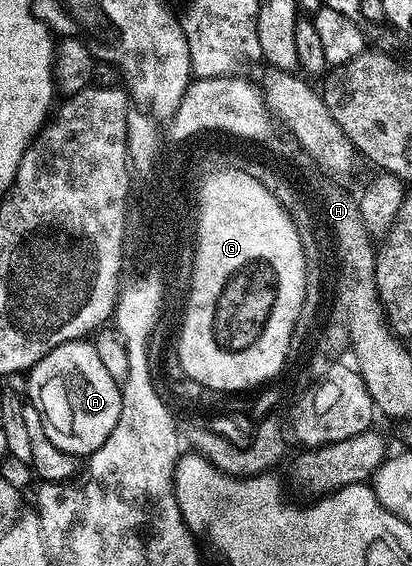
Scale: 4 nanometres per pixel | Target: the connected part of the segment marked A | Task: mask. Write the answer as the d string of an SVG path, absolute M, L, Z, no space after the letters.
M82 338L55 346L29 369L27 379L28 403L33 404L41 415L47 438L51 438L59 450L78 458L88 458L107 442L111 430L115 430L115 422L119 422L121 385L107 374L96 343Z

